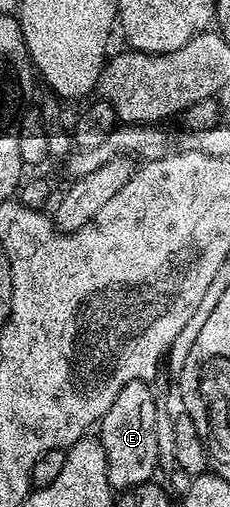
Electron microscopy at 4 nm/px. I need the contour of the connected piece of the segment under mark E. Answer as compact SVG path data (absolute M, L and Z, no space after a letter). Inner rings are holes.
M132 380L119 390L119 398L111 402L111 410L101 419L99 439L107 454L107 478L114 490L148 484L159 468L159 442L157 441L158 397L153 397L150 385L143 380Z

